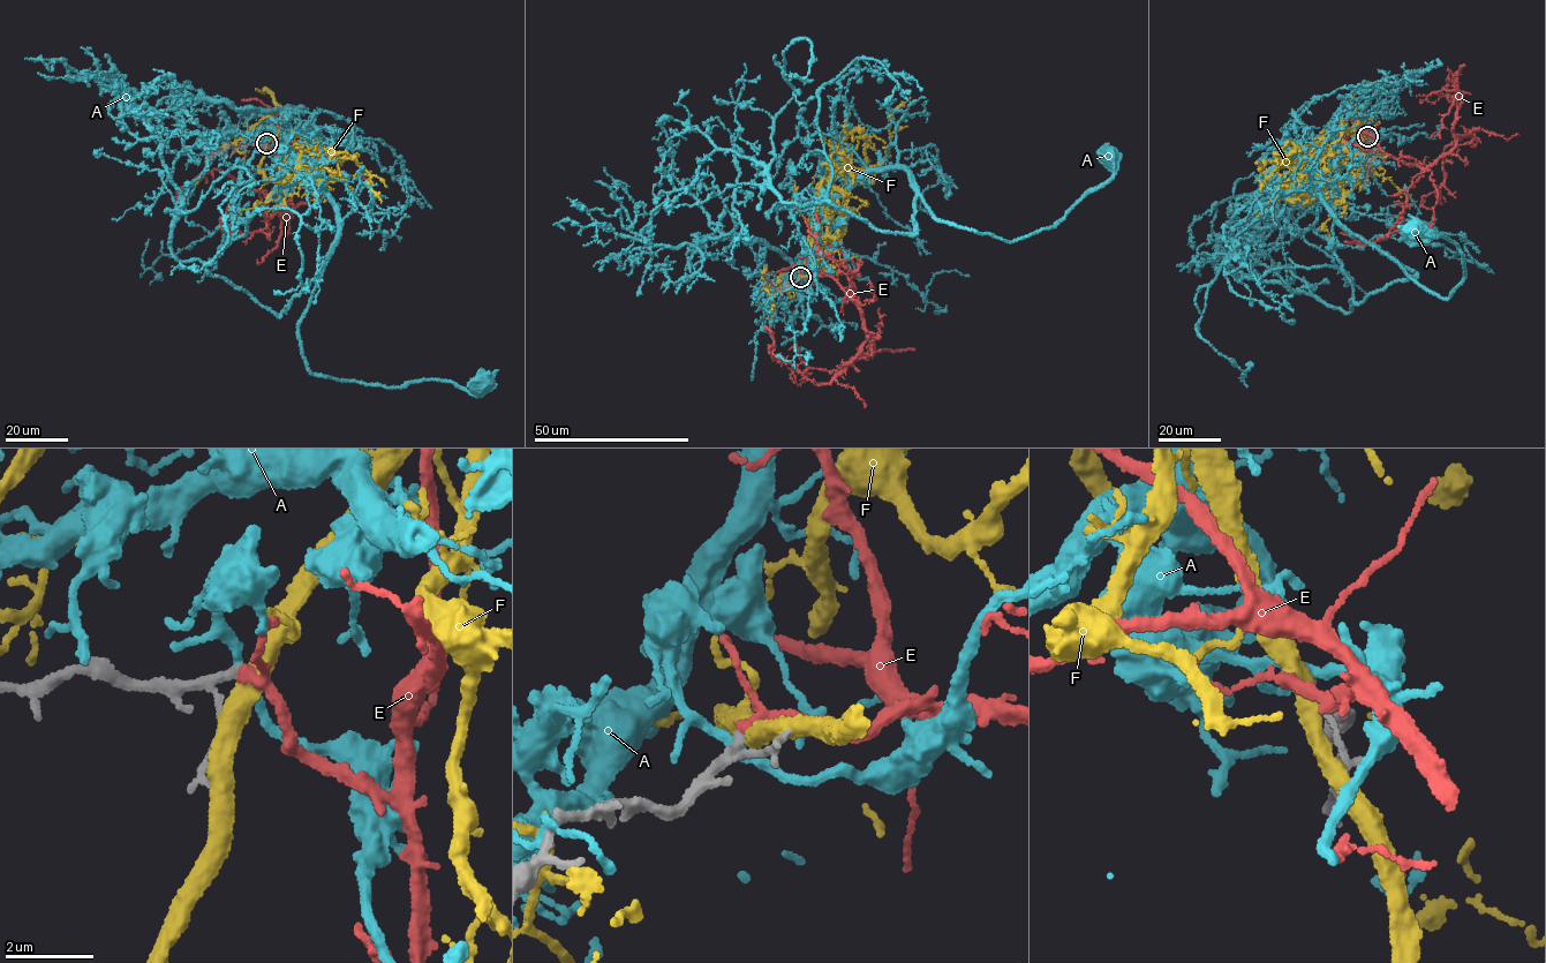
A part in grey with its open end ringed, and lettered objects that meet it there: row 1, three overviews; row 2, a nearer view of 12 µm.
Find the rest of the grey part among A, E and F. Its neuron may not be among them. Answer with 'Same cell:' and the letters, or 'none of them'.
Same cell: E

